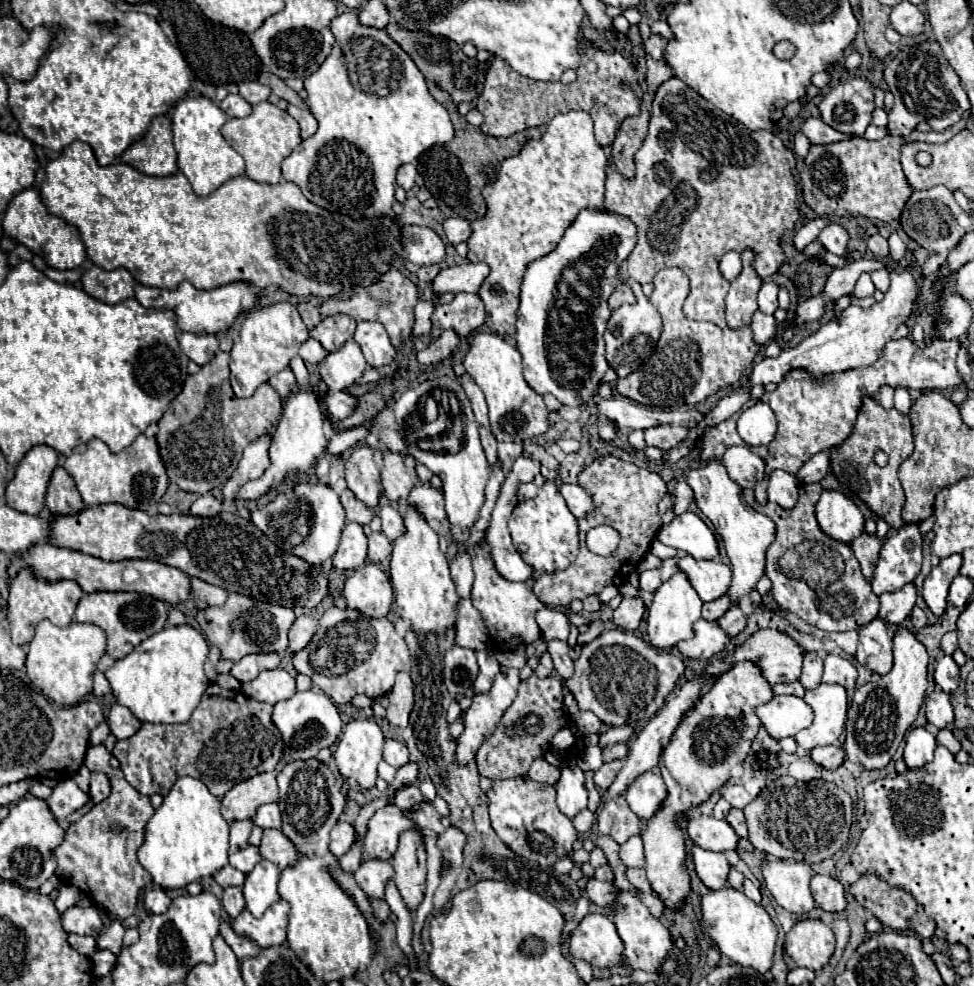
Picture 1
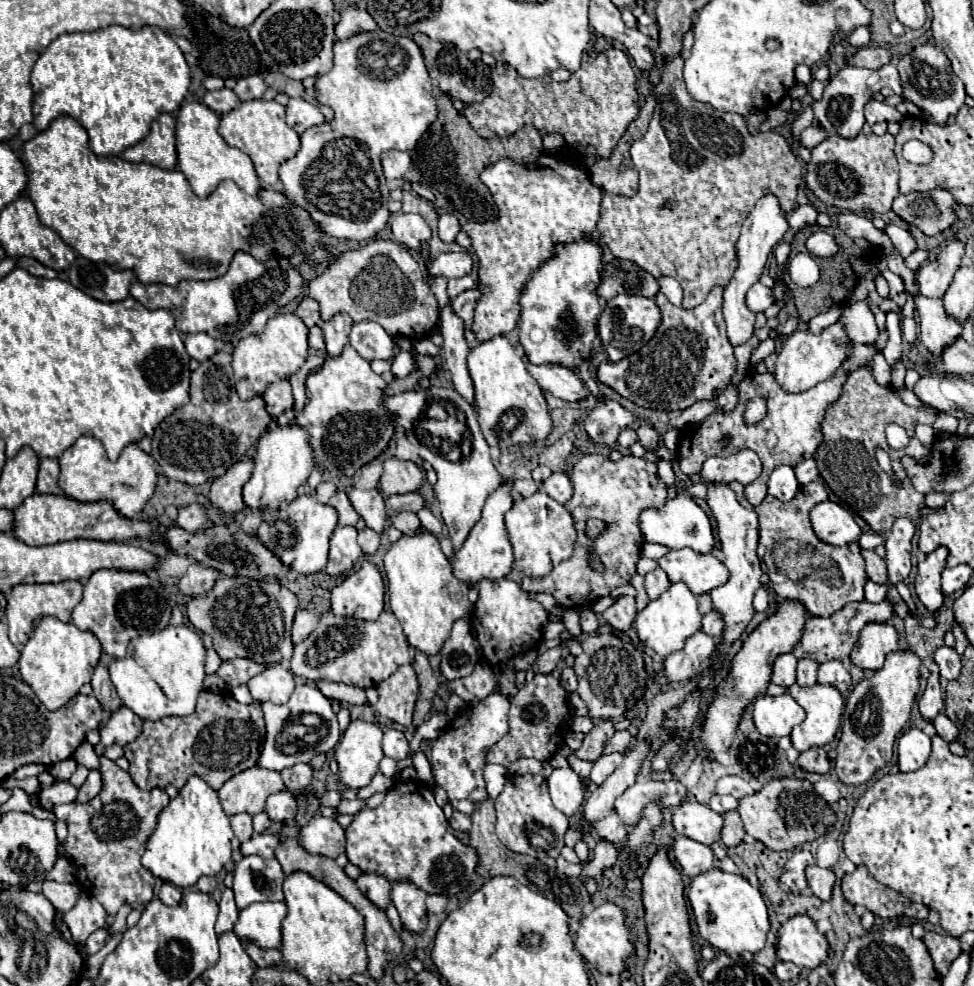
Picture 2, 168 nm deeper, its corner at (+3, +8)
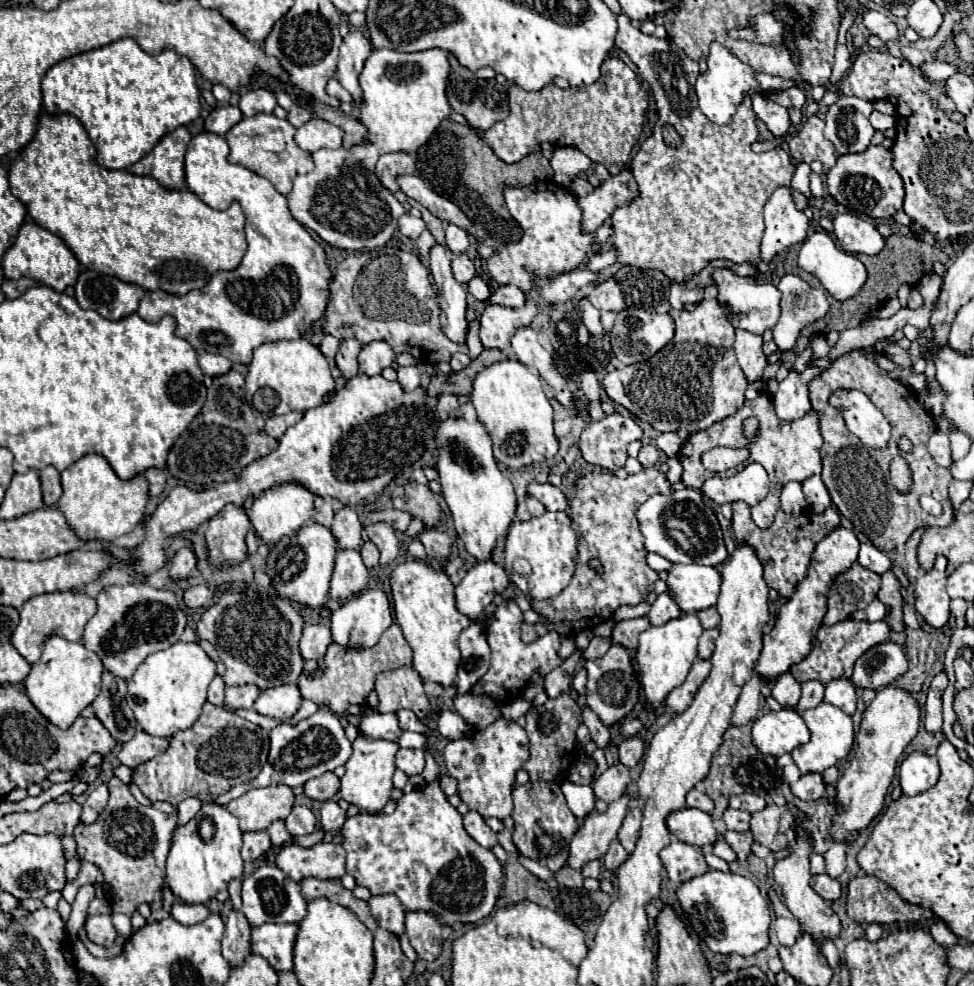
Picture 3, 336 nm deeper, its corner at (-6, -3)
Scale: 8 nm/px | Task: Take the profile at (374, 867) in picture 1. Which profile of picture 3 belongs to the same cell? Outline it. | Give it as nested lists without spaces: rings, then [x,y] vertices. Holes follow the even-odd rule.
[[[393,894],[385,896],[373,896],[369,900],[371,916],[377,920],[377,924],[385,930],[389,930],[395,936],[401,936],[405,932],[405,908]]]

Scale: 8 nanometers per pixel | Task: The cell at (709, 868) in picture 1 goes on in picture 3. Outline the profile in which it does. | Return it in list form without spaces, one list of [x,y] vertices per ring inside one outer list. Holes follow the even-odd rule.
[[[671,840],[671,844],[659,852],[659,858],[667,870],[669,880],[675,884],[689,880],[689,876],[701,876],[701,872],[709,870],[701,850],[681,840]]]

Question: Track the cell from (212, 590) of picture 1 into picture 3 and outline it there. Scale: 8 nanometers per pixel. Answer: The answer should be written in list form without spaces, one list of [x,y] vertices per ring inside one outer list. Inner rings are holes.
[[[193,584],[185,590],[183,594],[183,602],[187,608],[203,608],[203,606],[209,606],[213,600],[213,590],[205,584]]]

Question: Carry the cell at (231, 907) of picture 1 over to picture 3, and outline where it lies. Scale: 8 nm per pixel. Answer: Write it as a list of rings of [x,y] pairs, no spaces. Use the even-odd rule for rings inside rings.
[[[231,910],[225,920],[223,958],[229,962],[231,968],[237,968],[251,954],[249,946],[251,946],[251,926],[245,920],[243,912]]]

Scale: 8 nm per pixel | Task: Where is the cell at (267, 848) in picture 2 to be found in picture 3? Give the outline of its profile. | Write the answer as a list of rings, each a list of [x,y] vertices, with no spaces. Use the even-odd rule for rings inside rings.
[[[319,842],[311,848],[287,846],[277,854],[275,864],[295,882],[303,878],[341,878],[345,874],[345,850],[333,842]]]

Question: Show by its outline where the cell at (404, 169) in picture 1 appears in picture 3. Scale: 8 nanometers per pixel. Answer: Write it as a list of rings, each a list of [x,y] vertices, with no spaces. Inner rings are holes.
[[[391,152],[391,154],[383,154],[377,164],[375,164],[375,174],[379,178],[379,182],[389,190],[389,192],[397,192],[397,182],[395,178],[399,174],[411,174],[415,170],[415,156],[409,152]]]

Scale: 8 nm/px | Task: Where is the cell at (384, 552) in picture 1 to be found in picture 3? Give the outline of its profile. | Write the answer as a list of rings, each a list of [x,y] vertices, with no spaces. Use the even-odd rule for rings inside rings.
[[[365,542],[363,548],[361,548],[361,558],[363,558],[363,564],[367,568],[375,568],[379,564],[379,552],[377,552],[377,546],[373,542]]]

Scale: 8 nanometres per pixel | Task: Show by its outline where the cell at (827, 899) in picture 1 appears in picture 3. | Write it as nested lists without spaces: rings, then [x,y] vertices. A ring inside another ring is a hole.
[[[819,874],[819,876],[811,876],[811,888],[827,902],[833,902],[841,896],[841,886],[835,878],[831,878],[829,874]]]

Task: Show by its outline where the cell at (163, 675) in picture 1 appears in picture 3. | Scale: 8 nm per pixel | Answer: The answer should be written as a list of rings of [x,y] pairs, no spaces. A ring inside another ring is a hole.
[[[177,642],[167,650],[147,656],[133,678],[127,680],[127,704],[147,734],[171,738],[175,732],[193,726],[207,700],[207,686],[215,674],[215,662],[197,642]]]

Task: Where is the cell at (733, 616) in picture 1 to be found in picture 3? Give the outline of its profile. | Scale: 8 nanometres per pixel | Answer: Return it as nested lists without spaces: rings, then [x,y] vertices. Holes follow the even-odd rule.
[[[705,630],[701,640],[699,640],[699,658],[709,660],[715,648],[715,640],[717,640],[717,630]]]

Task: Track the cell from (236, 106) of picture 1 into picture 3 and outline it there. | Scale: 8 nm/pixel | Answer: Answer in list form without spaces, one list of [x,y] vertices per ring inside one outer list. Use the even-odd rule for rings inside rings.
[[[227,106],[227,108],[219,108],[213,110],[207,118],[205,118],[205,130],[213,132],[213,134],[225,134],[233,124],[237,124],[243,118],[241,110],[237,106]]]

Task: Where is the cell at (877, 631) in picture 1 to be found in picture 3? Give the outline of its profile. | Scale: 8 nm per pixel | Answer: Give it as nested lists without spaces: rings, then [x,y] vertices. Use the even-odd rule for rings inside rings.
[[[883,642],[869,648],[857,660],[851,682],[857,688],[879,690],[893,684],[905,672],[907,672],[907,658],[901,646],[893,642]]]

